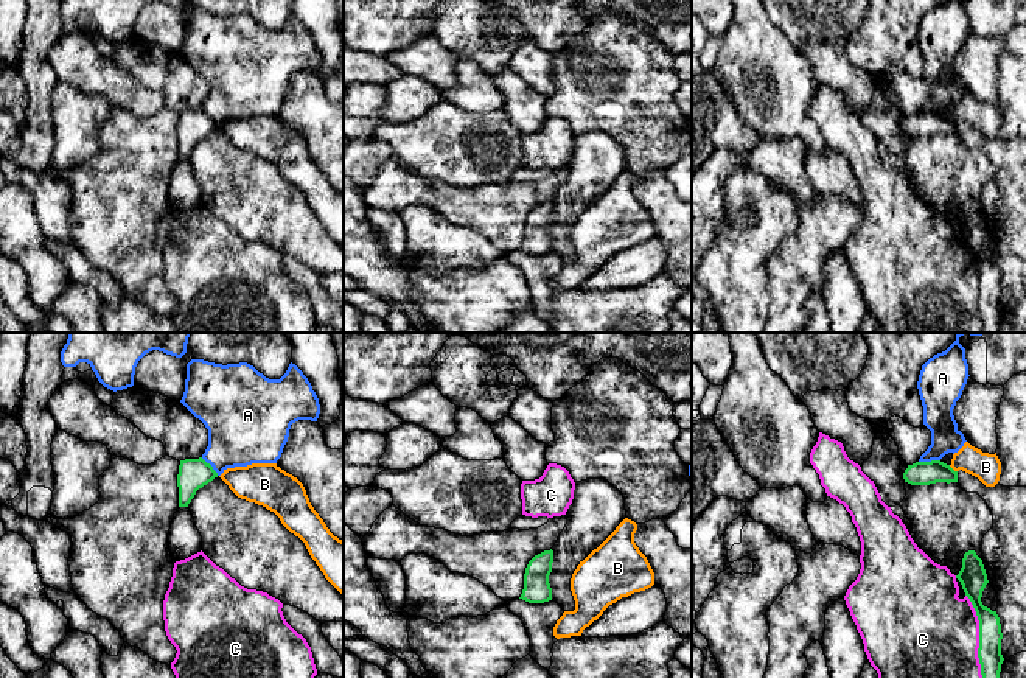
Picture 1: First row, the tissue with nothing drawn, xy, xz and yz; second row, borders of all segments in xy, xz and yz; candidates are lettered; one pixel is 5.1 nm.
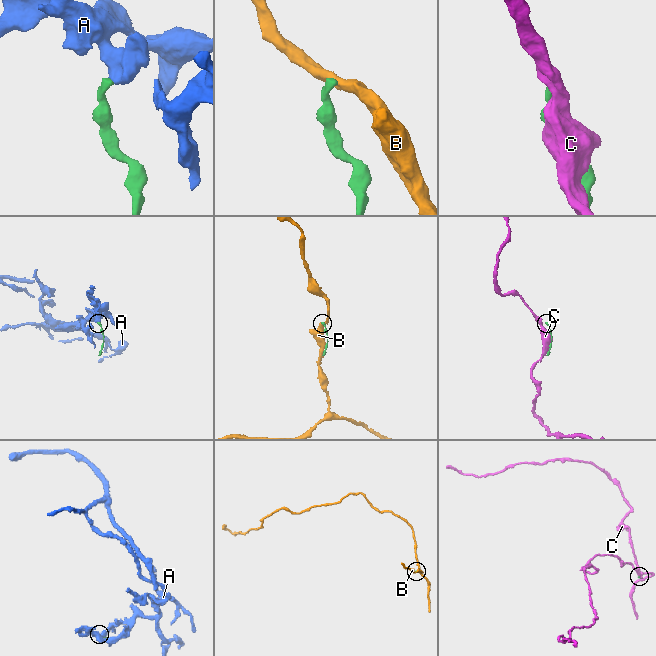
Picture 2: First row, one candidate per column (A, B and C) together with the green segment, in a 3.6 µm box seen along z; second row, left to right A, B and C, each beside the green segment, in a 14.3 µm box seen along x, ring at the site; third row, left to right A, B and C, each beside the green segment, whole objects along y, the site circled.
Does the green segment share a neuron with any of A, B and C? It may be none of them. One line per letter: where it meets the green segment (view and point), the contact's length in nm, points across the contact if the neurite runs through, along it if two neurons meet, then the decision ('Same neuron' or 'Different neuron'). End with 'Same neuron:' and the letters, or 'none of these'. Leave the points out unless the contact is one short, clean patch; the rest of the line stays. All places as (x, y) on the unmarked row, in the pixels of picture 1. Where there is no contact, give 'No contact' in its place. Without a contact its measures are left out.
A: Touches green at yz (928, 114). Shared border 110 nm. Boundary: yz (939, 111), (919, 114). Different neuron
B: Touches green at yz (952, 120). Shared border 60 nm. Boundary: yz (949, 117), (956, 123). Different neuron
C: Touches green at yz (980, 290). Shared border 460 nm. Different neuron
Same neuron: none of these

